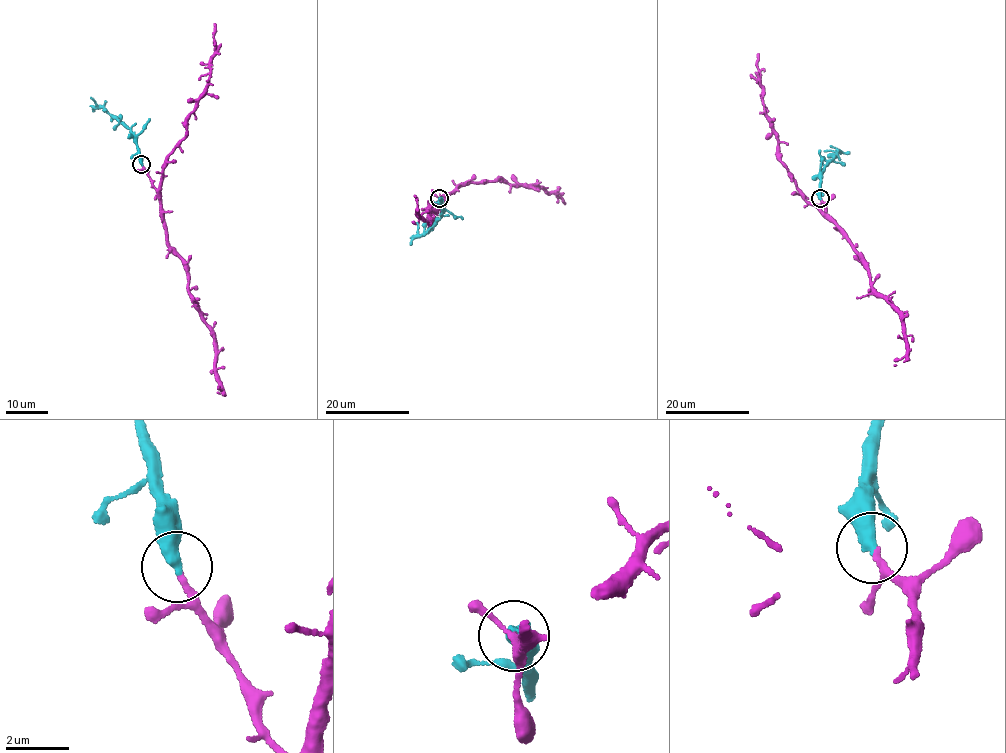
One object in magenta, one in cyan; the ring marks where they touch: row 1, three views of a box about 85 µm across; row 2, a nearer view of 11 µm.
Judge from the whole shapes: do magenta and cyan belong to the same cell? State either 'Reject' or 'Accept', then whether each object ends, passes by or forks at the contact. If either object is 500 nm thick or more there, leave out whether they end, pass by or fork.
Accept. At the ring magenta ends. At the ring cyan ends

